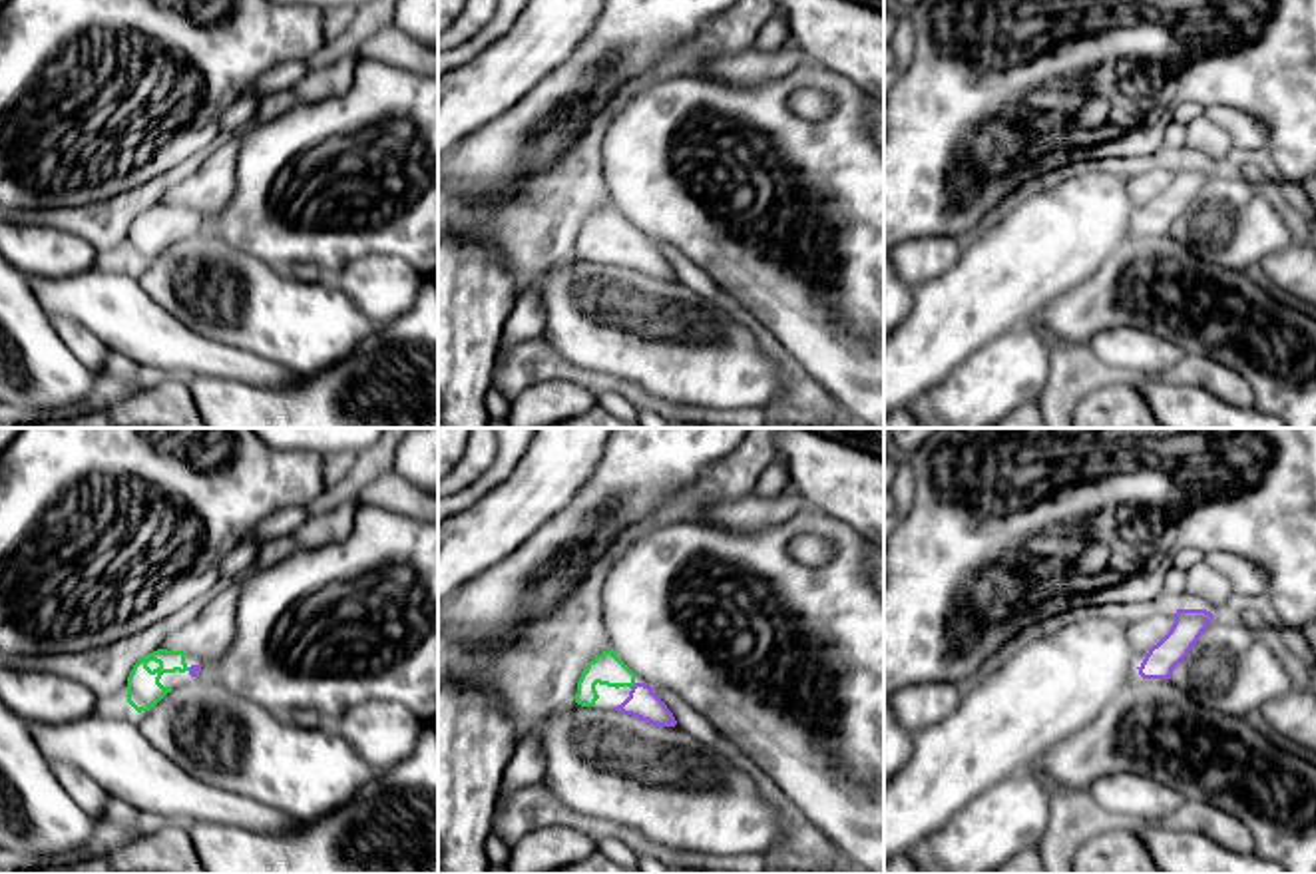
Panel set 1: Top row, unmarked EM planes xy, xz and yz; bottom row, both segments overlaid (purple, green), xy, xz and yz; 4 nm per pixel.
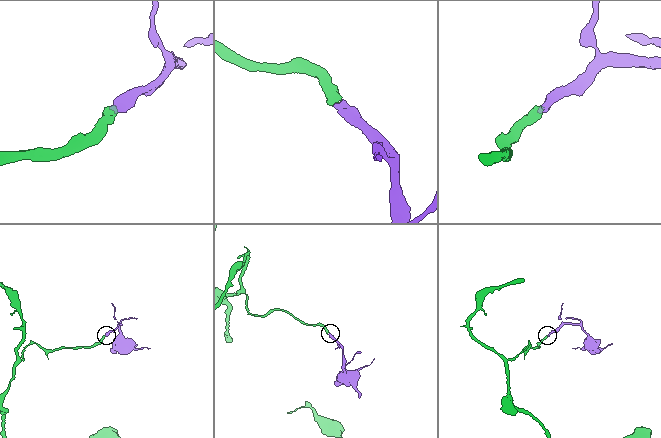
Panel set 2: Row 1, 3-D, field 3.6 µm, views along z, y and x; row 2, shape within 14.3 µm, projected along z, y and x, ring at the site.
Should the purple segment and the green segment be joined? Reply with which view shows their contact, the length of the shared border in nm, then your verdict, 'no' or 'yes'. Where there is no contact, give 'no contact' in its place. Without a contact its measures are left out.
xz | 40 nm | yes

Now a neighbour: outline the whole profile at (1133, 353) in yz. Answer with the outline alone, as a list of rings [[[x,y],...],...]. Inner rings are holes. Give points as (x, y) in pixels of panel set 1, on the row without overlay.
[[[1135,327],[1097,332],[1087,346],[1123,378],[1157,378],[1185,356],[1175,342]]]

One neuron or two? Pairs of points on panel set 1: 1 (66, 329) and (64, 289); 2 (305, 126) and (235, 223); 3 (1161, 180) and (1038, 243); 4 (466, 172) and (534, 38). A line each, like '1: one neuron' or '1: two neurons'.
1: two neurons
2: one neuron
3: two neurons
4: two neurons

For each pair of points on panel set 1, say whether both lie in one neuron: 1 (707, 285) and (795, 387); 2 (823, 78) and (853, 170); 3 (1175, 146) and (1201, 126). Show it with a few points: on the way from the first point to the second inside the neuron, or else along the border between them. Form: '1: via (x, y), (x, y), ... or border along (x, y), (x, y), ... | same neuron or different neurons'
1: via (733, 307), (785, 361) | same neuron
2: via (845, 100), (847, 148) | same neuron
3: border along (1183, 124), (1187, 152) | different neurons

